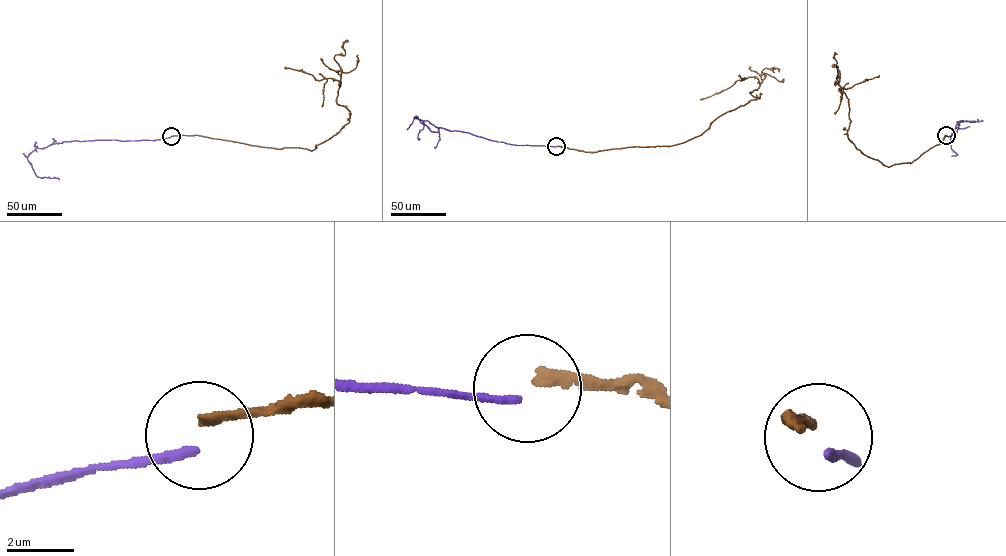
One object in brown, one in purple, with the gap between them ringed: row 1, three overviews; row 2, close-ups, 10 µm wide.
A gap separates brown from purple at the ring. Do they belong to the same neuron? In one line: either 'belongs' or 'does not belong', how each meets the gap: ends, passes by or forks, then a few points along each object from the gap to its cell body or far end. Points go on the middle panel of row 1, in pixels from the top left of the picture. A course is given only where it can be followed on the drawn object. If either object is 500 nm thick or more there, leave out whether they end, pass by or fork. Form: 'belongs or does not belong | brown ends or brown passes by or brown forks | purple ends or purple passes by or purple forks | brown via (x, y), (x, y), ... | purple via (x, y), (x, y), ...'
does not belong | brown ends | purple ends | brown via (557, 146), (593, 152), (685, 142), (719, 116), (759, 98), (749, 92), (759, 81), (748, 77), (700, 99) | purple via (556, 146), (516, 145), (489, 140), (438, 127), (414, 117), (417, 116), (432, 131), (437, 132), (440, 127)

